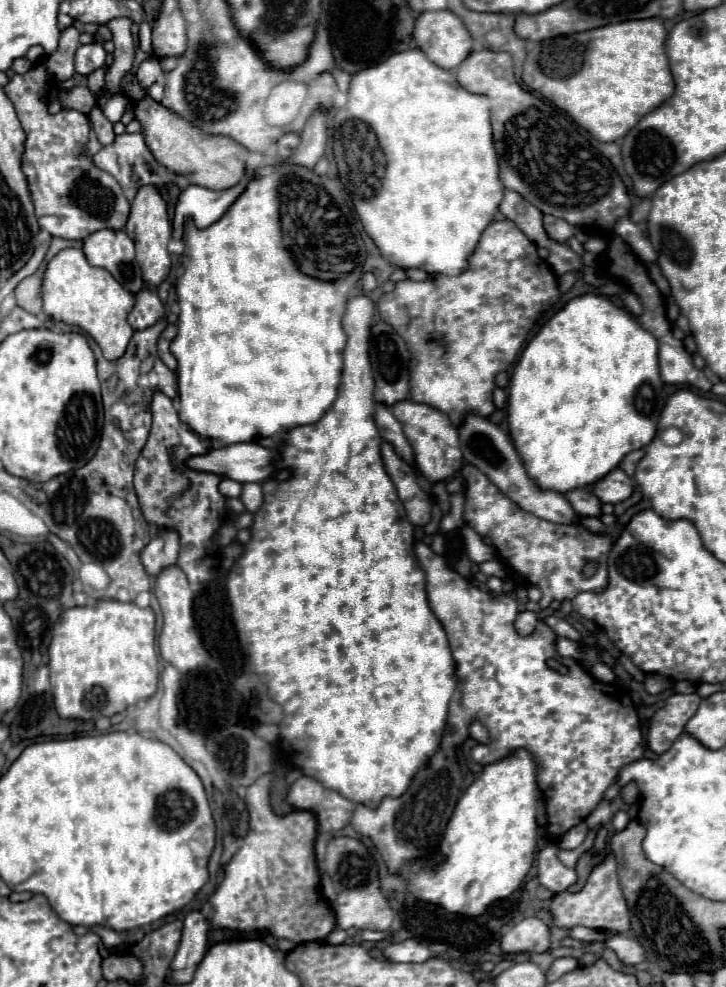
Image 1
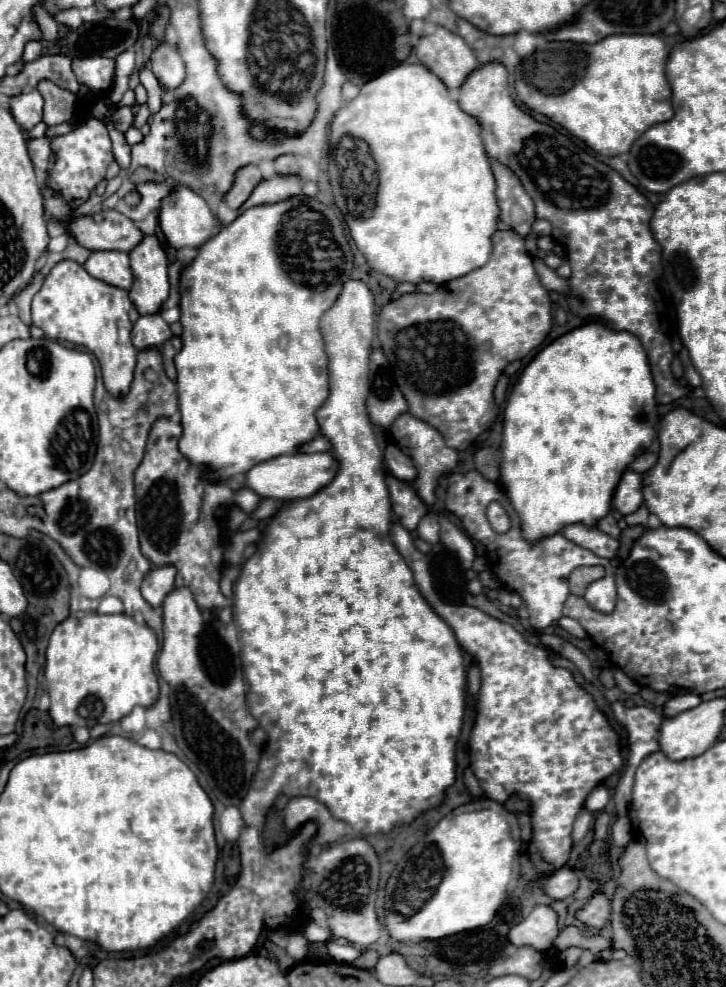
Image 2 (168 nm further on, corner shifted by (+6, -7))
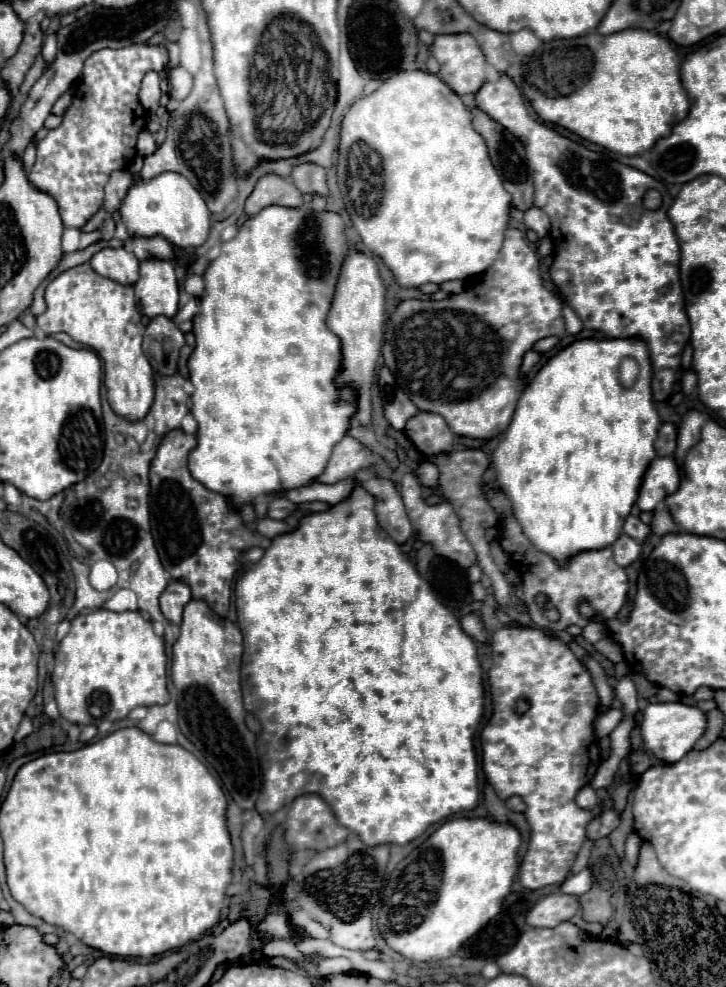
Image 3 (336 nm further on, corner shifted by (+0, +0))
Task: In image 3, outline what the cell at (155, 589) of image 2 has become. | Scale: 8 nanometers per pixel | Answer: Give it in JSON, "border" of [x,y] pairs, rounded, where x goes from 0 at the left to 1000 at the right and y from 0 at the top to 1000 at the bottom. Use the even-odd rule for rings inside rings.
{"border":[[[236,590],[225,604],[222,604],[222,618],[225,624],[236,630],[236,632],[249,632],[252,628],[252,616],[263,610],[263,598],[258,596],[258,592],[252,590]]]}

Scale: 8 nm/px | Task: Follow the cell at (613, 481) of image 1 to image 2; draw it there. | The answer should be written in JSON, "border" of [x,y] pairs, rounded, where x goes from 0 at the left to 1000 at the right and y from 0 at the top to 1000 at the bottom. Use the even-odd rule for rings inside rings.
{"border":[[[864,475],[858,479],[858,483],[853,485],[847,497],[844,497],[842,512],[855,522],[866,522],[866,520],[877,518],[883,510],[886,510],[886,502],[883,502],[883,481]]]}

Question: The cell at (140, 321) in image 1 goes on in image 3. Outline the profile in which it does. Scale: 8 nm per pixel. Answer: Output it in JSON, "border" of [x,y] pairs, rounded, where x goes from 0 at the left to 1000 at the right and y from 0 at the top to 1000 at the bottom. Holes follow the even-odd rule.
{"border":[[[230,320],[211,322],[197,340],[197,357],[211,375],[222,381],[238,381],[244,377],[247,353],[252,349],[252,336]]]}

